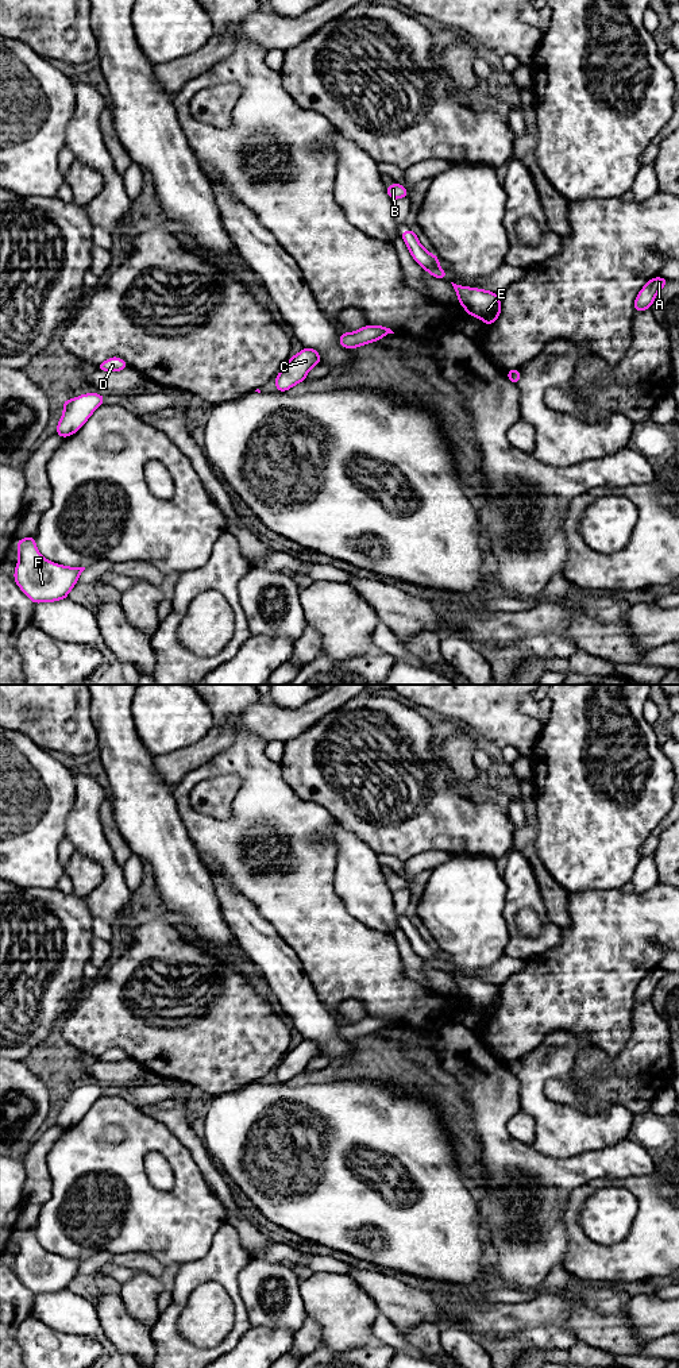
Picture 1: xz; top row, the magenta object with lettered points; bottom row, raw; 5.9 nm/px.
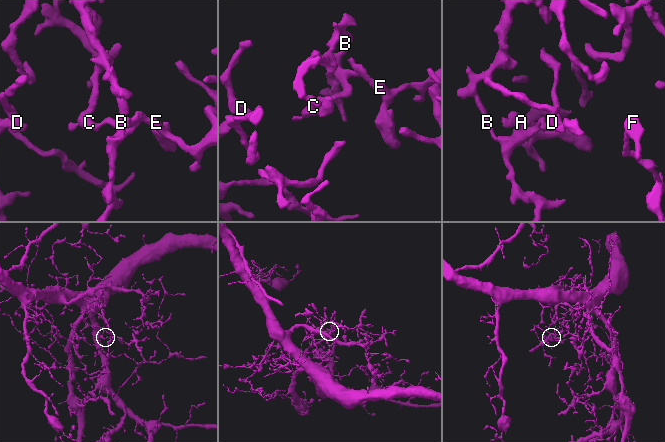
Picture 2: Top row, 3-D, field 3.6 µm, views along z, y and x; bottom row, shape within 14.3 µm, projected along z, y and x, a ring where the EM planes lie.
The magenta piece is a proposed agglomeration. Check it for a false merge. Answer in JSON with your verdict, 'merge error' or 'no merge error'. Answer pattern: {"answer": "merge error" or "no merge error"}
{"answer": "merge error"}

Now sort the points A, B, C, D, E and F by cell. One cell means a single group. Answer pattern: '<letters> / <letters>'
A E / B C D F

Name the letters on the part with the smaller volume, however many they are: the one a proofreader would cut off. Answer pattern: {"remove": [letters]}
{"remove": ["A", "E"]}

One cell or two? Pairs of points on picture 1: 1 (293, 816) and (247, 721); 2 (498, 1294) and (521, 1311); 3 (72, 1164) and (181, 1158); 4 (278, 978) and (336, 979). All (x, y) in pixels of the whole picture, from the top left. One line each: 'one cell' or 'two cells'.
1: two cells
2: two cells
3: one cell
4: two cells

